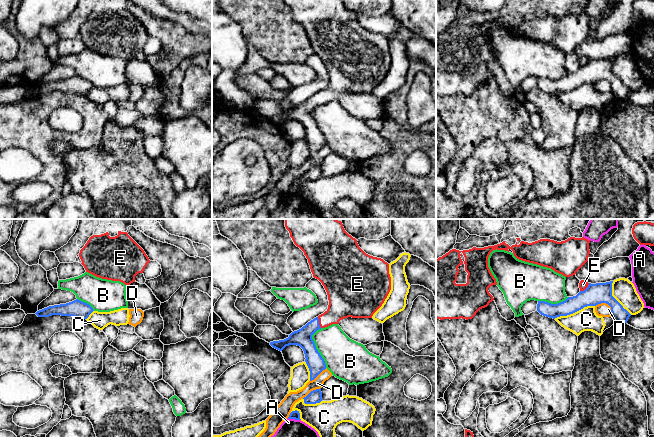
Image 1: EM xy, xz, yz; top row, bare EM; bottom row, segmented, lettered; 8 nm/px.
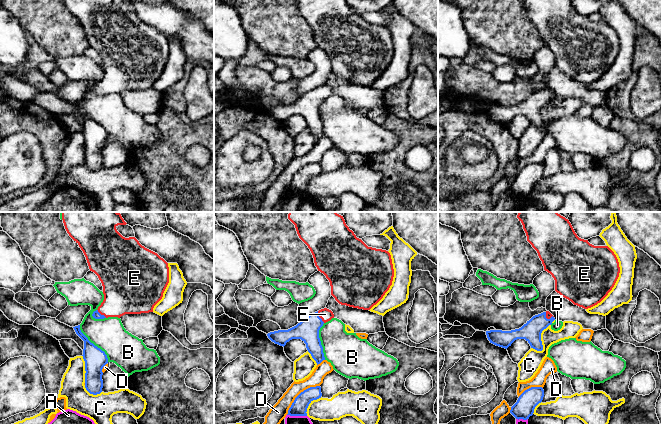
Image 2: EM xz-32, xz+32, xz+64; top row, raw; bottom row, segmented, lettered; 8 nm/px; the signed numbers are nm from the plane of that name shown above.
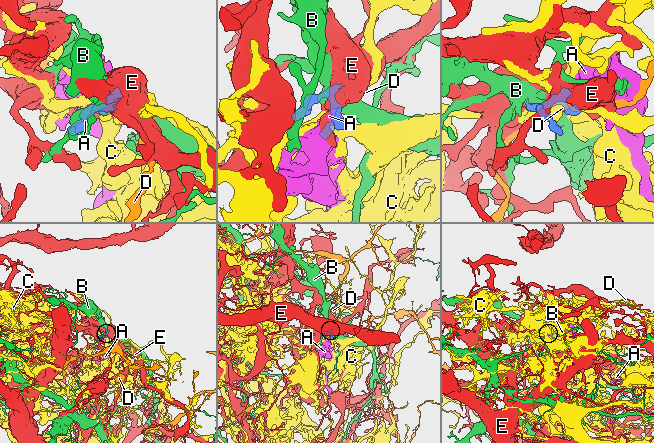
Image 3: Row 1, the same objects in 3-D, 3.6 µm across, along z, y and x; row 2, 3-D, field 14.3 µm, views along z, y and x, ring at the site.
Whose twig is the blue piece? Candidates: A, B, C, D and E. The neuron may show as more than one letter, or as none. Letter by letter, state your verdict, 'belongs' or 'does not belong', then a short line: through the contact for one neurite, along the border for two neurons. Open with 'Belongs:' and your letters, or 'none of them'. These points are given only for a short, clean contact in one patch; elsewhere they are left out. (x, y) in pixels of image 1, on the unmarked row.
Belongs: E
A: does not belong | xz (288, 193), (300, 196)
B: does not belong
C: does not belong
D: does not belong
E: belongs

